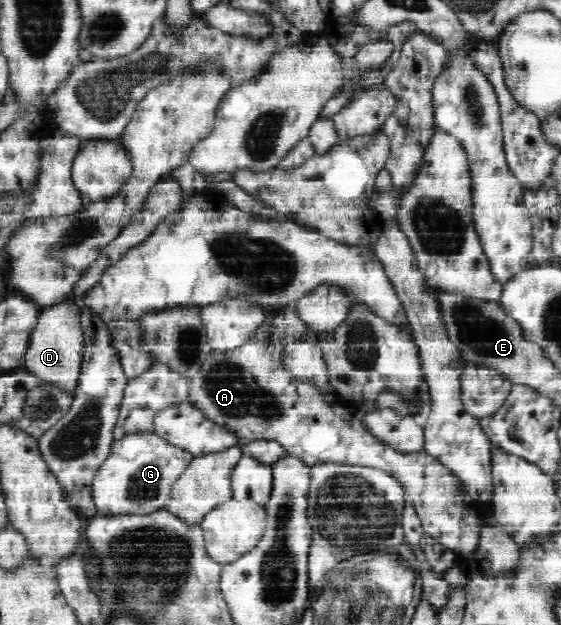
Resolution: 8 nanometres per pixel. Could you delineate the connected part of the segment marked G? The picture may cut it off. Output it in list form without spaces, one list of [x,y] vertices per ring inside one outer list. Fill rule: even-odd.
[[[129,433],[114,440],[108,458],[100,465],[92,481],[92,500],[97,514],[144,515],[164,509],[170,500],[173,484],[194,457],[187,449],[168,444],[155,433]]]

